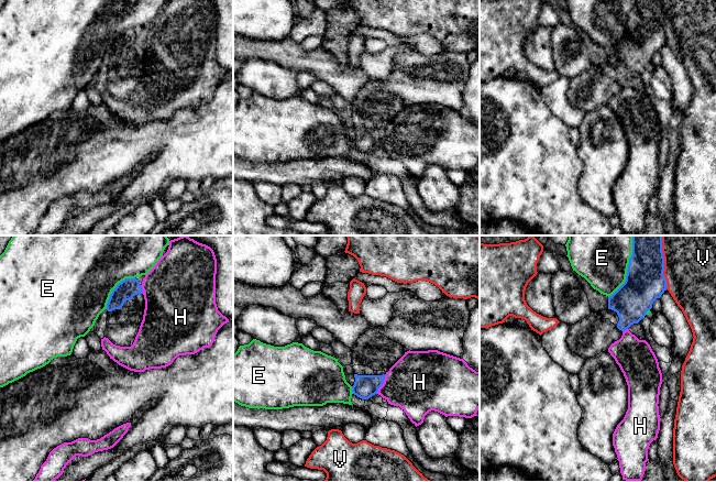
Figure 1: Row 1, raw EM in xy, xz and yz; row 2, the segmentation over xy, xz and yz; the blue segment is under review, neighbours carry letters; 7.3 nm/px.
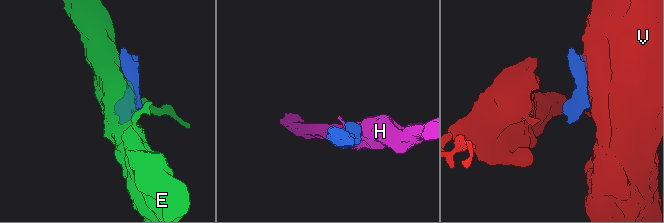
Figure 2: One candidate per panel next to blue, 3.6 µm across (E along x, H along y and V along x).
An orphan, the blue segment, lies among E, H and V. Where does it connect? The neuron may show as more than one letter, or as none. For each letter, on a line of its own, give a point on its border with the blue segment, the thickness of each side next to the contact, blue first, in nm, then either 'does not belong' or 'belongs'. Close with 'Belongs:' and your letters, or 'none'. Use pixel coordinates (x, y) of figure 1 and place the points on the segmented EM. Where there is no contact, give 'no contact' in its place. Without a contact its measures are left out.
E: contact yz (628, 266); calibres 280 and 460 nm; does not belong
H: contact xz (382, 384); calibres 170 and 420 nm; does not belong
V: contact yz (663, 262); calibres 280 and 400 nm; does not belong
Belongs: none

